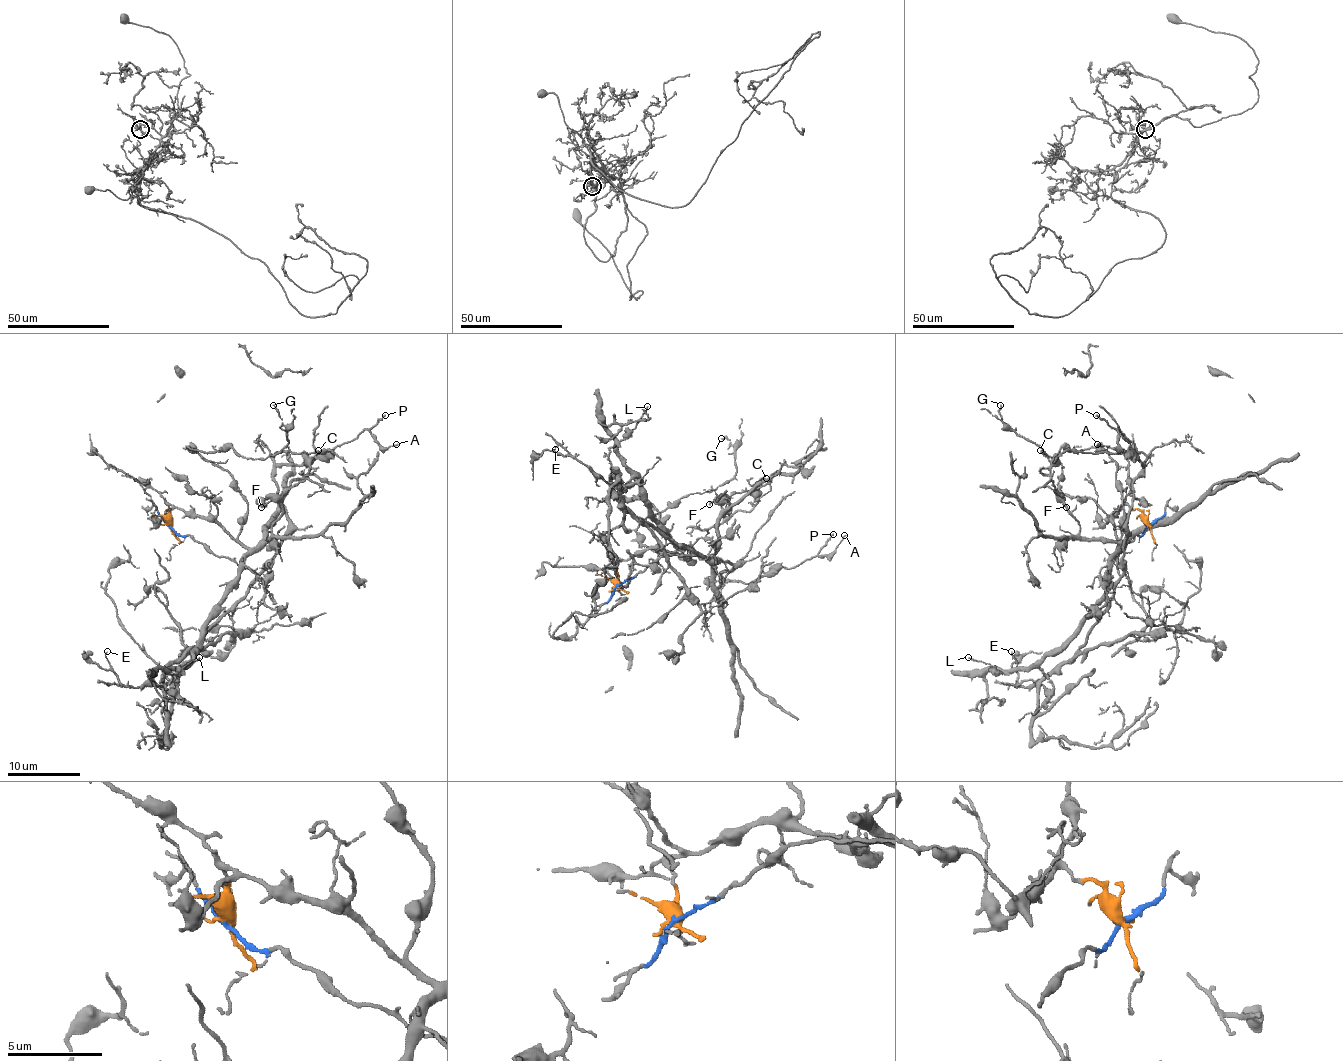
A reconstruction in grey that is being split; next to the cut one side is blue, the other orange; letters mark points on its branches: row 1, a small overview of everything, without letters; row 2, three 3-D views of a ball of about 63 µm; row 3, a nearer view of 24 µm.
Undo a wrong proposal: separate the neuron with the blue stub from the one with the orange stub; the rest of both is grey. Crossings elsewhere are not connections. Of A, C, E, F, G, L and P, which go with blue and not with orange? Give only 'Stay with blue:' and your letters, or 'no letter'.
Stay with blue: A, P

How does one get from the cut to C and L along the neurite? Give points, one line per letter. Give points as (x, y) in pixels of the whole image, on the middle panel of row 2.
C: (615, 586), (615, 564), (650, 548), (710, 557), (717, 546), (717, 521), (730, 508), (728, 499), (767, 479)
L: (615, 586), (619, 561), (650, 548), (696, 552), (657, 523), (617, 444), (646, 406)

